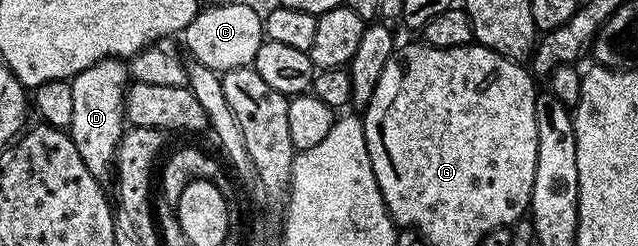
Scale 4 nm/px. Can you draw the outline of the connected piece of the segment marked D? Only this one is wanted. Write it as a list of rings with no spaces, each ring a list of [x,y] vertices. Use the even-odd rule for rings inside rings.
[[[112,55],[96,61],[69,81],[71,96],[75,98],[68,132],[79,155],[97,181],[106,182],[112,176],[118,144],[125,130],[125,95],[131,84],[131,74],[124,60]]]

